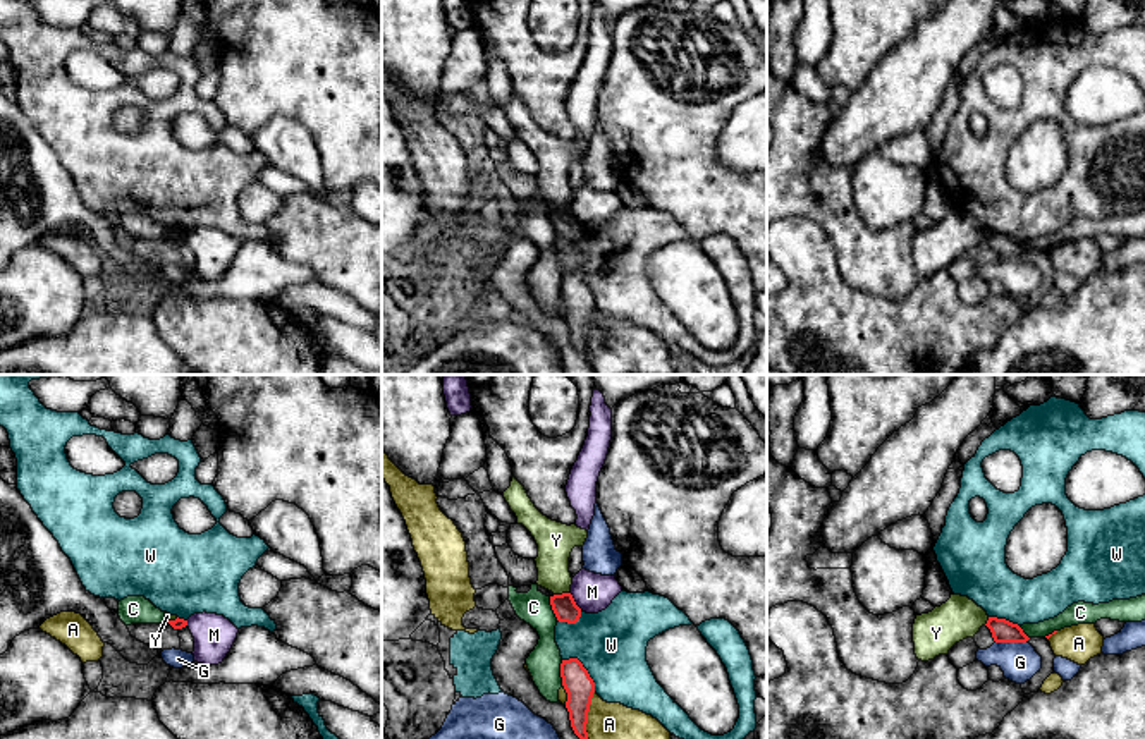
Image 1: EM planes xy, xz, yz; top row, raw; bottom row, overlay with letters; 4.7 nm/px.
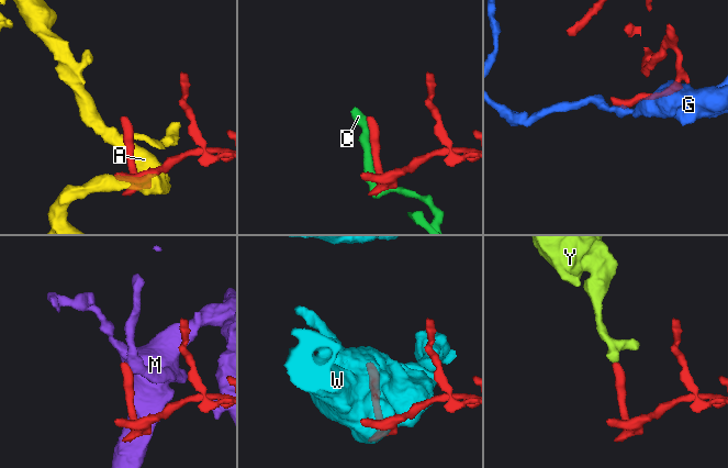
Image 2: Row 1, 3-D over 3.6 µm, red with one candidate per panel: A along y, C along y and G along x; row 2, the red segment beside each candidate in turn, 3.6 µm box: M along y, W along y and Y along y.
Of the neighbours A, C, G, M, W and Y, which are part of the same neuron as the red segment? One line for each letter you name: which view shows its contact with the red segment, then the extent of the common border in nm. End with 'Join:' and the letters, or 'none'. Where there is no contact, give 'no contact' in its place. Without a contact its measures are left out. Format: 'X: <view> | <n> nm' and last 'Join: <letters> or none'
Join: none

